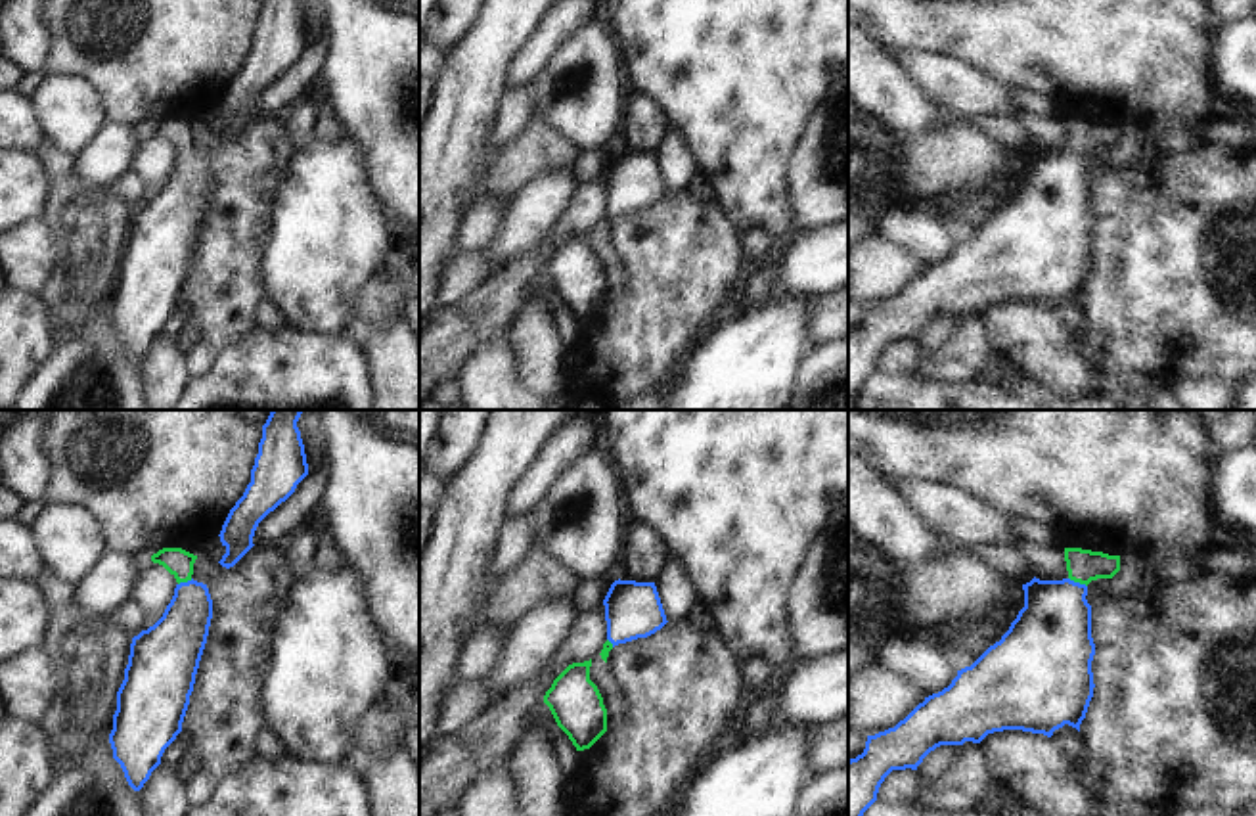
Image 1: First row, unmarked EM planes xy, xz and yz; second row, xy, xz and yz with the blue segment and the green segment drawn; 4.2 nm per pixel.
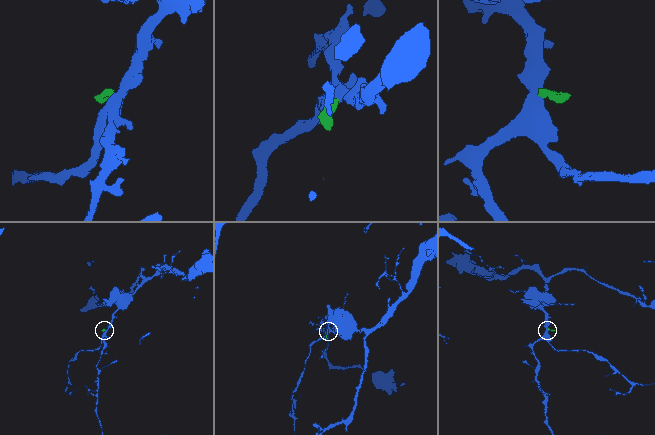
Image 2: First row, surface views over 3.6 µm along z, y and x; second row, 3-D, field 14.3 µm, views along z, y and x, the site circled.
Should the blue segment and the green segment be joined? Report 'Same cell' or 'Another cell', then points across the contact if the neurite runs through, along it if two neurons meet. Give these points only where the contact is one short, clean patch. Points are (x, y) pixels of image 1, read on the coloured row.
Same cell. Path across: yz (1052, 634), (1059, 606), (1078, 583), (1084, 566).

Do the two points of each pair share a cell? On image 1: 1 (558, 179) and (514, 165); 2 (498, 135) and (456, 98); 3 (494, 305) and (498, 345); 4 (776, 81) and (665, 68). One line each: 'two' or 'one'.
1: two
2: two
3: two
4: one

